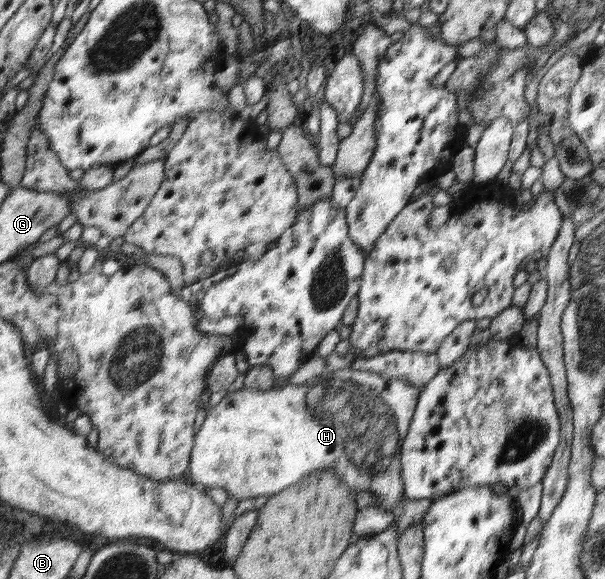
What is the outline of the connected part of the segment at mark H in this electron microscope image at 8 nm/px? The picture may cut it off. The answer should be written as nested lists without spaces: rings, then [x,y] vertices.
[[[351,368],[321,374],[301,386],[288,384],[265,391],[237,389],[208,410],[192,453],[192,481],[202,489],[226,489],[229,499],[240,501],[261,495],[272,496],[313,472],[335,470],[343,481],[347,481],[348,488],[351,485],[351,489],[355,489],[355,493],[371,491],[378,499],[377,506],[396,512],[396,505],[405,499],[399,446],[409,431],[421,392],[398,378]]]

